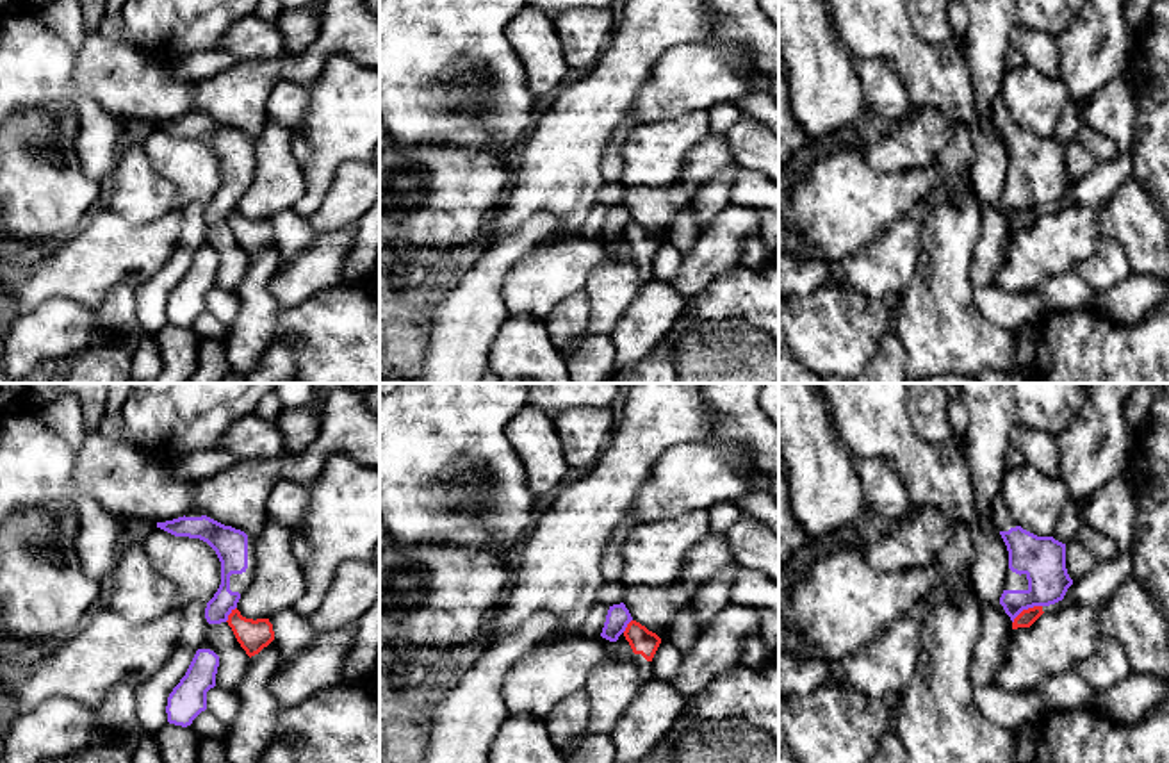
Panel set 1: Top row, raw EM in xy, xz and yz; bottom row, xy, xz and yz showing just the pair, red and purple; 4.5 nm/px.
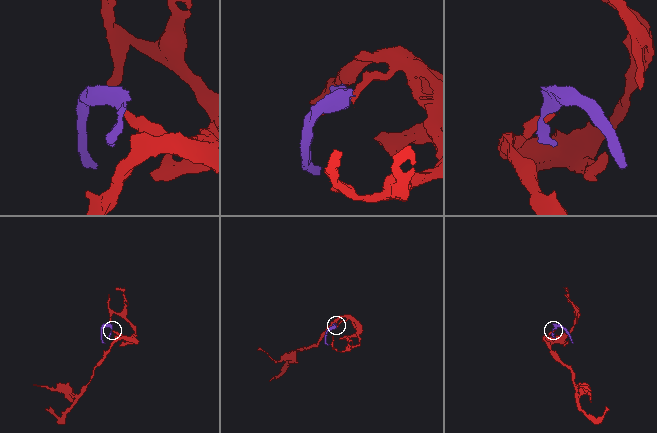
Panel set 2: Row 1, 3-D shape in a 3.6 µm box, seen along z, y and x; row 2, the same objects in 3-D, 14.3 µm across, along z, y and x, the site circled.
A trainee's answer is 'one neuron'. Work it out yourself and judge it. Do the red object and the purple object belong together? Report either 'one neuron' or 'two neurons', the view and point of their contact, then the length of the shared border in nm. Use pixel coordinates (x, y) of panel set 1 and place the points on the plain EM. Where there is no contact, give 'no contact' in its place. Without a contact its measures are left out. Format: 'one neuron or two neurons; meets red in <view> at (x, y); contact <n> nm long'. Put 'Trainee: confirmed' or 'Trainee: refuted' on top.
Trainee: refuted
two neurons; meets red in yz at (1025, 211); contact 160 nm long

